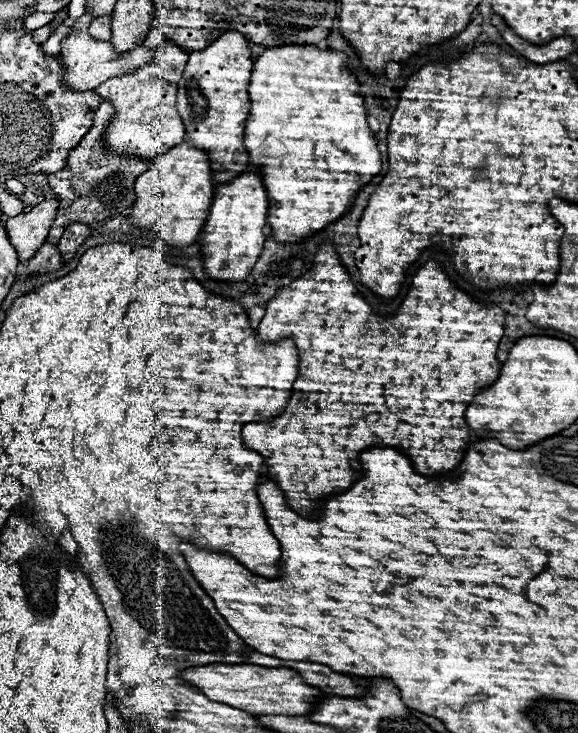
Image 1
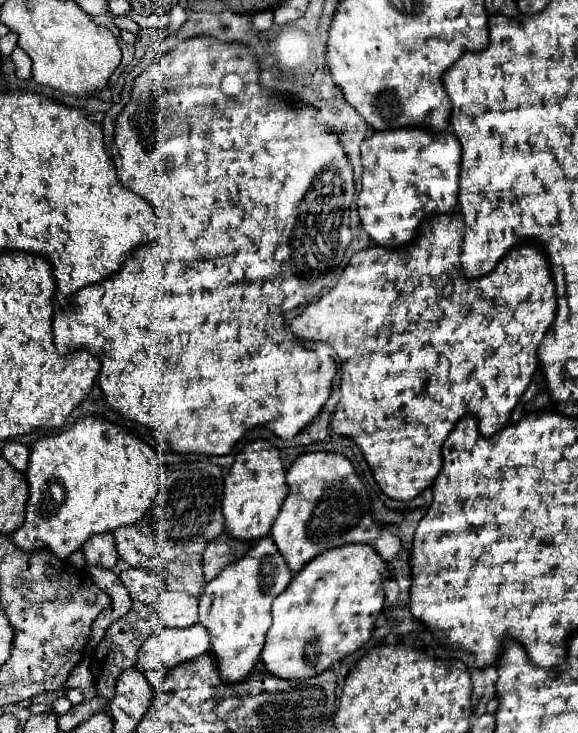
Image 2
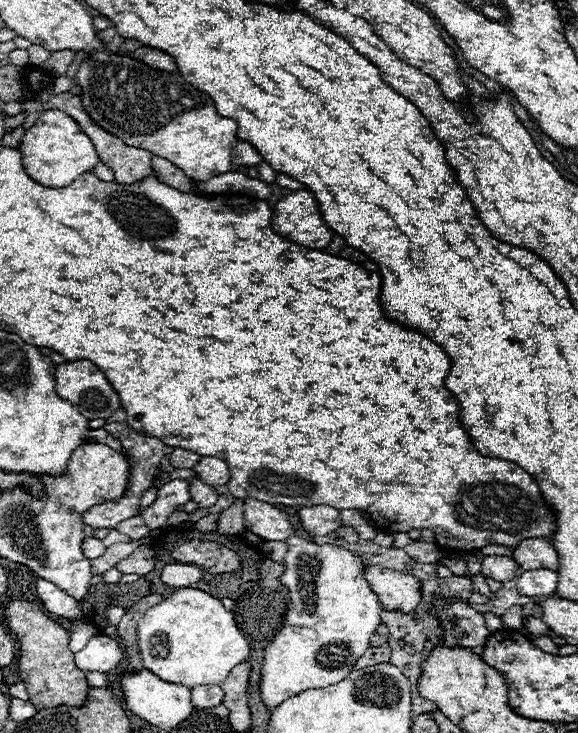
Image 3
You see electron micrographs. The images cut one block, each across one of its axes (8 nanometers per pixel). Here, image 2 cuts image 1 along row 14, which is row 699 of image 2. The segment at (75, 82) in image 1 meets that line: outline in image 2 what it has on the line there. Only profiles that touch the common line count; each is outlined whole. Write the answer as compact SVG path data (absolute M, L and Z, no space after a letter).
M84 656L78 665L72 670L65 684L68 688L79 688L84 695L82 702L88 702L95 695L94 676L90 672L91 658Z

